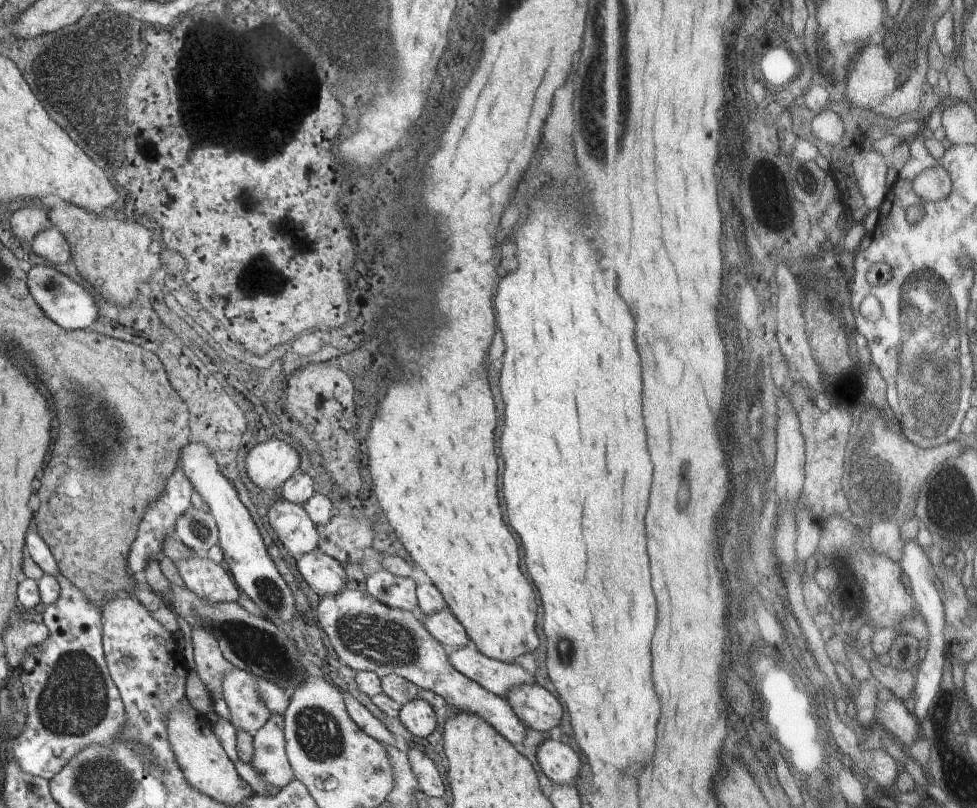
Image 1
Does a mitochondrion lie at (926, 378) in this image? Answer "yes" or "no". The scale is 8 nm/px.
yes

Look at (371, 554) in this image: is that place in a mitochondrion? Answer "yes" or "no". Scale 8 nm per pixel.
no

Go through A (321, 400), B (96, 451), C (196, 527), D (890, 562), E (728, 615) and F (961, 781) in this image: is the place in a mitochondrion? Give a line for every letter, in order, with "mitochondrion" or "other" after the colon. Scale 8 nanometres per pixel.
A: other
B: mitochondrion
C: mitochondrion
D: other
E: other
F: mitochondrion

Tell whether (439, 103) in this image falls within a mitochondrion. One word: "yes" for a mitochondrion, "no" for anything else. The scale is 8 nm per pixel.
no

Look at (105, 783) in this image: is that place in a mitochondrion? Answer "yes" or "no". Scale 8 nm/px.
yes

